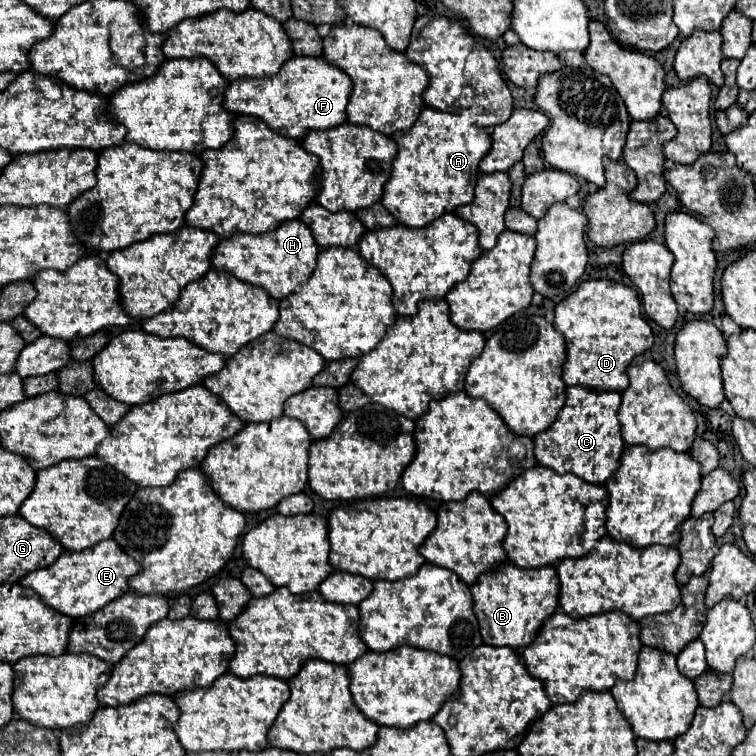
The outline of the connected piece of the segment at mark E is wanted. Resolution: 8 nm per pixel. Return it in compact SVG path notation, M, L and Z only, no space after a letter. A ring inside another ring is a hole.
M103 540L83 552L65 550L51 566L39 568L39 570L27 574L21 580L21 584L25 588L27 586L33 588L41 596L41 600L47 606L55 608L57 612L61 610L65 616L81 618L81 616L97 612L105 604L127 594L129 592L127 582L139 570L141 570L141 564L135 562L131 556L127 556L123 552L123 548L119 544L115 544L115 540Z

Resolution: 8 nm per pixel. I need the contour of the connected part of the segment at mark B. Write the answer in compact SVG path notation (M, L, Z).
M507 562L507 564L501 564L497 570L485 572L479 578L479 582L471 586L471 592L473 592L473 600L475 600L473 608L477 612L481 636L483 636L483 642L489 646L509 646L515 650L529 646L537 638L543 622L559 608L559 576L553 566L523 570L523 568L517 568L515 564Z

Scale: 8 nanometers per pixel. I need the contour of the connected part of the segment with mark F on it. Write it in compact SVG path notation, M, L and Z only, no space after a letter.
M293 56L273 76L241 78L229 82L225 90L225 108L235 114L249 114L265 120L269 128L291 138L305 138L311 130L329 130L347 120L345 106L353 90L351 78L325 58Z

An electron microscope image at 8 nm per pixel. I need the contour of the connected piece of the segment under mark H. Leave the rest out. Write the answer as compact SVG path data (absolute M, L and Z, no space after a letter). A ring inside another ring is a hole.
M287 220L277 230L267 234L237 234L223 240L213 252L211 264L217 270L227 270L241 282L265 288L273 298L283 300L293 294L295 288L303 286L307 278L313 274L317 264L317 242L307 224L301 220Z

